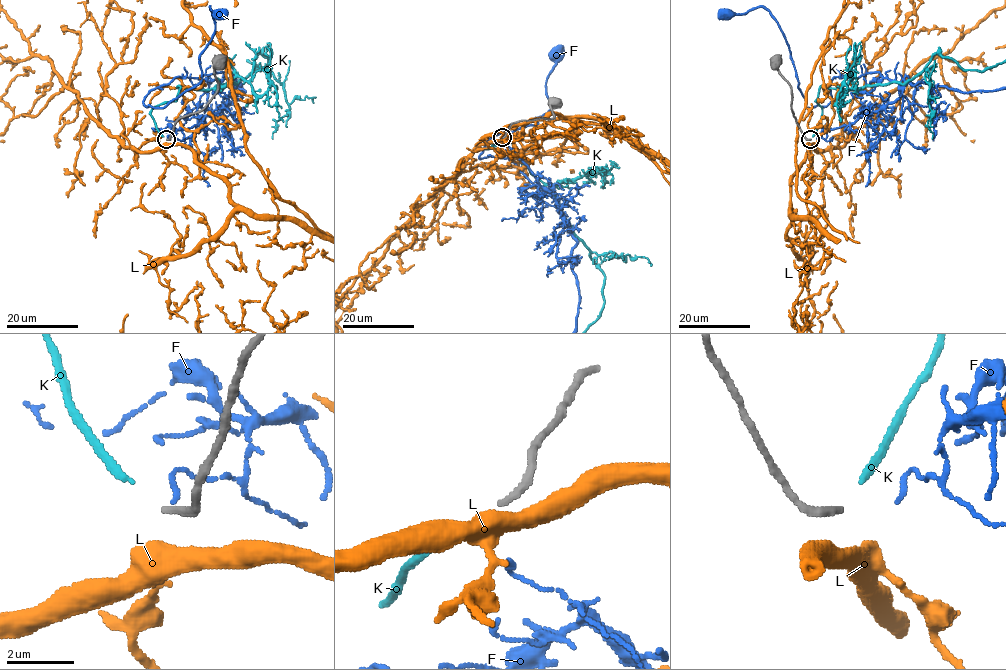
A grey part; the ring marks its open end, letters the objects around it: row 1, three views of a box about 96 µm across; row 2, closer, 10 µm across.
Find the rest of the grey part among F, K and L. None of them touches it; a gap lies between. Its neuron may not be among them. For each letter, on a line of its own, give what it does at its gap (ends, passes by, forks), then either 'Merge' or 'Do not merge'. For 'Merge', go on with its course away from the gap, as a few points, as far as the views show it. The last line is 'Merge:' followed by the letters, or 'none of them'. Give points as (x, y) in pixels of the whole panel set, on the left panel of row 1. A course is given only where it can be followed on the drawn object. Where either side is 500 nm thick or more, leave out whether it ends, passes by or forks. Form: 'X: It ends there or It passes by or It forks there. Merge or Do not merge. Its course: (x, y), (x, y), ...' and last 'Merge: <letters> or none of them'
F: It ends there. Do not merge
K: It ends there. Merge
L: It forks there. Do not merge
Merge: K

